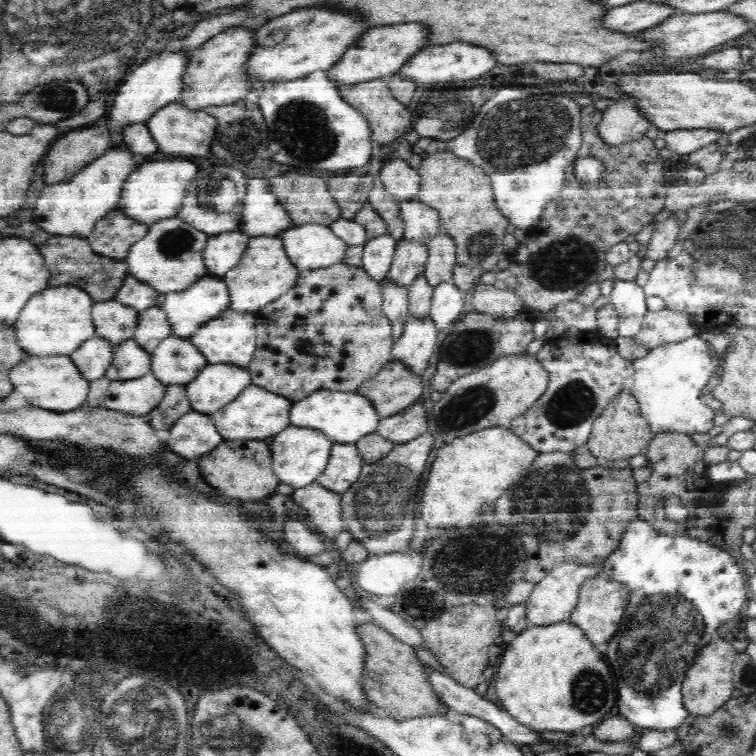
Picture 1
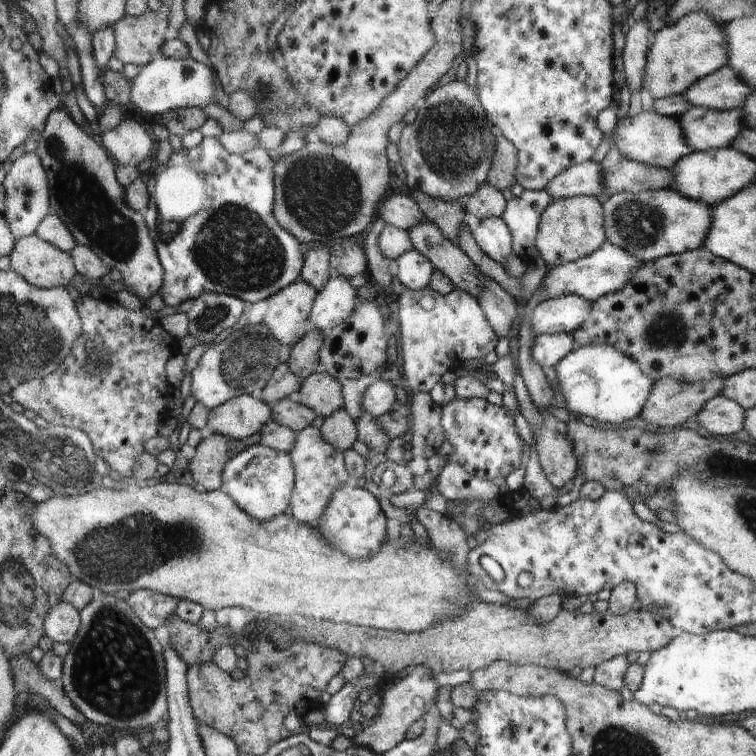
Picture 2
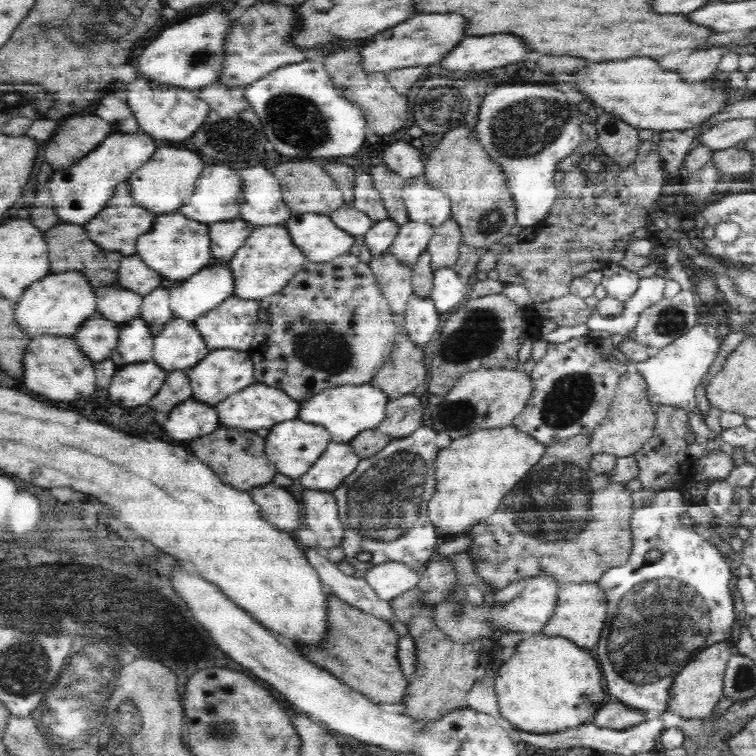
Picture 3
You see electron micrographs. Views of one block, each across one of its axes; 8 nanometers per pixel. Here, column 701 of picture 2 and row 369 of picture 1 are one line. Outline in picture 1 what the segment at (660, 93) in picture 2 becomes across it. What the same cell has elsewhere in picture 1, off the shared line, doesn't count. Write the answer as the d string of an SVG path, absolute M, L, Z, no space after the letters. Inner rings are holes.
M60 354L26 355L20 364L12 368L9 376L14 390L23 394L33 406L59 412L76 410L83 402L86 402L91 383L76 367L70 355Z

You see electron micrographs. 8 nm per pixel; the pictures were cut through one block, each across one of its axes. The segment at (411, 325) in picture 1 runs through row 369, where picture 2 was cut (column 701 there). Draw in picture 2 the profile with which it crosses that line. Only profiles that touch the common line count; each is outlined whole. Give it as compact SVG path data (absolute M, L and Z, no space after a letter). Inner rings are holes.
M724 394L716 395L706 404L702 412L696 415L700 426L718 437L732 436L744 428L745 409Z

